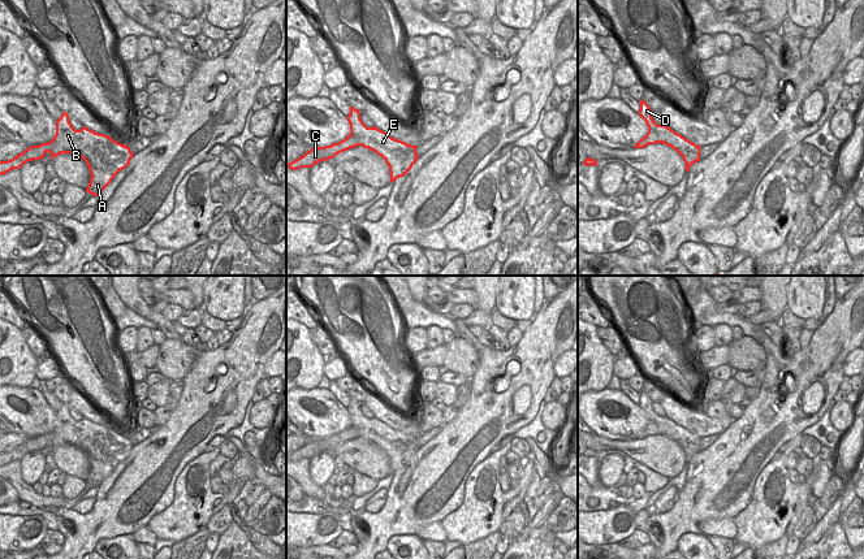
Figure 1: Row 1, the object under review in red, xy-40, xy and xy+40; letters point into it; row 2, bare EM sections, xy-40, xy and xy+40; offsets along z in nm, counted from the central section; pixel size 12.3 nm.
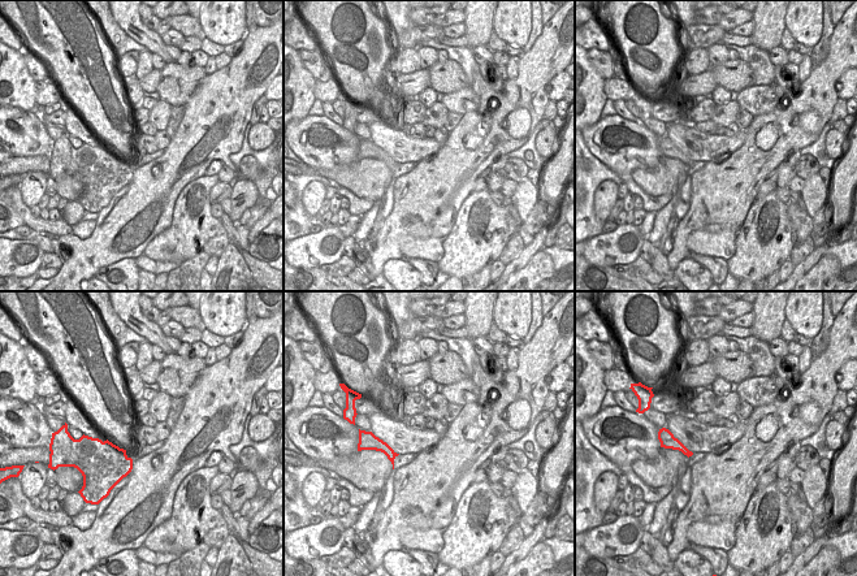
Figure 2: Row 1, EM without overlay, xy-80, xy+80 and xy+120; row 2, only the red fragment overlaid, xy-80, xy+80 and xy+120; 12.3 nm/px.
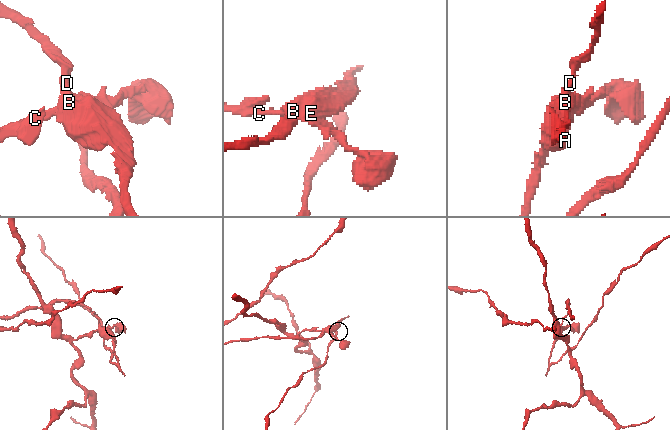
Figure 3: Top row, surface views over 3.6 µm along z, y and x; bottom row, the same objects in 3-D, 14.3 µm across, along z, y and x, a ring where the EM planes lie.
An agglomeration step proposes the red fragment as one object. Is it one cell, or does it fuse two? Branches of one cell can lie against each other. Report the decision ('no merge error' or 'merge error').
merge error

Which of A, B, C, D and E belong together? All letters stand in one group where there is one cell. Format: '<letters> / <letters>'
A B D E / C

